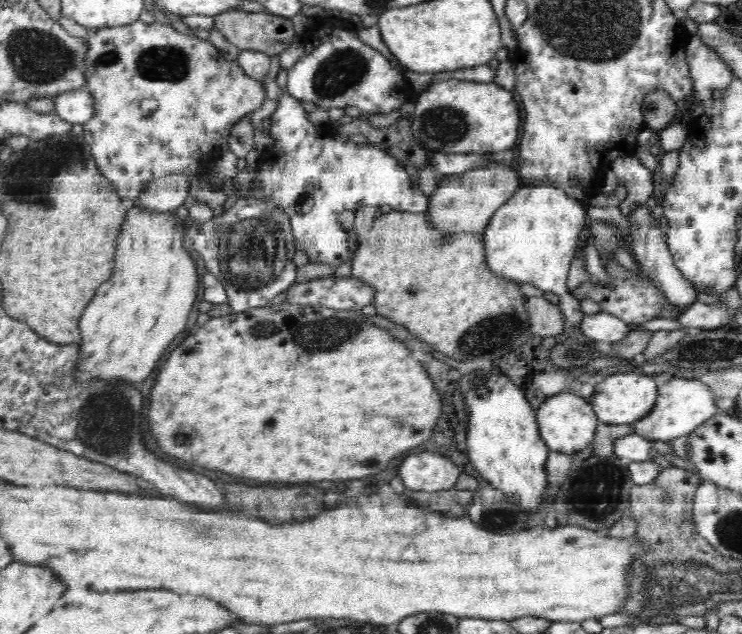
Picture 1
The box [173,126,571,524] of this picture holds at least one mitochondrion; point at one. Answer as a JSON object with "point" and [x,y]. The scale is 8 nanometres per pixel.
{"point":[251,252]}

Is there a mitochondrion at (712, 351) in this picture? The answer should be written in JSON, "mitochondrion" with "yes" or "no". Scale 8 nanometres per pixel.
{"mitochondrion":"yes"}

